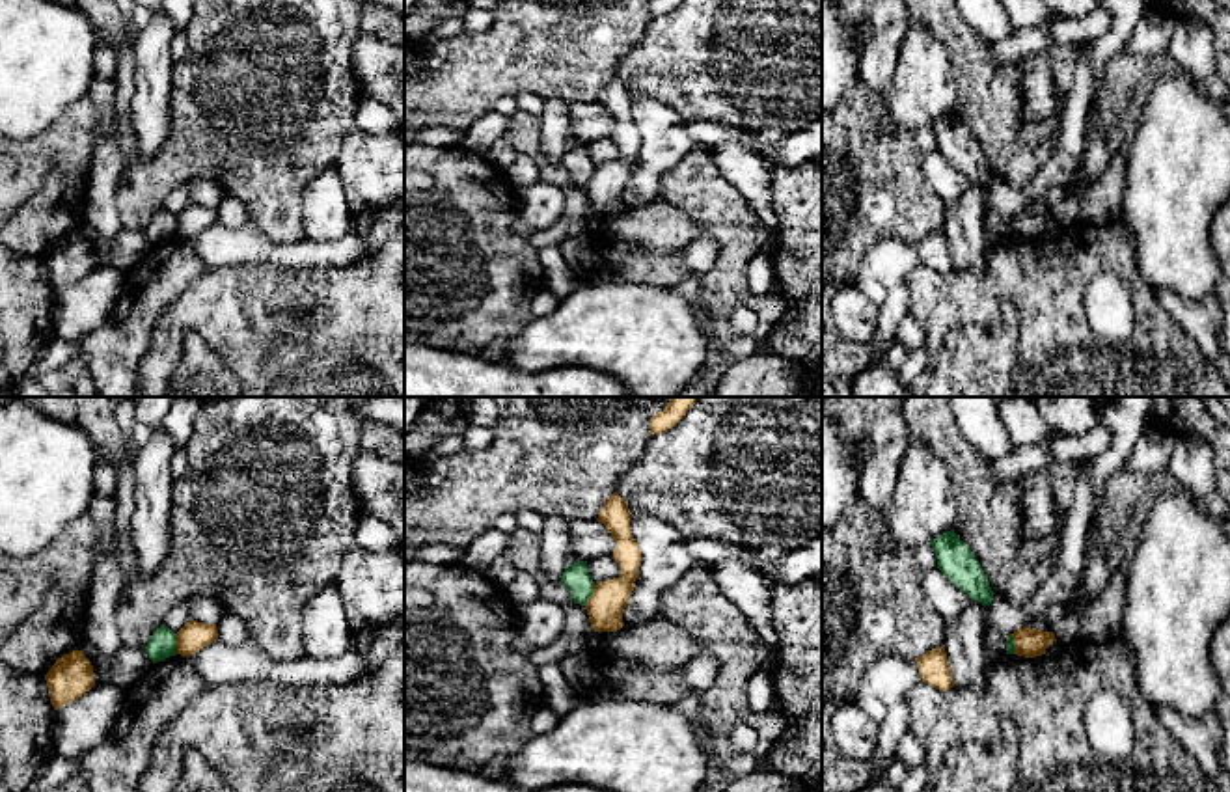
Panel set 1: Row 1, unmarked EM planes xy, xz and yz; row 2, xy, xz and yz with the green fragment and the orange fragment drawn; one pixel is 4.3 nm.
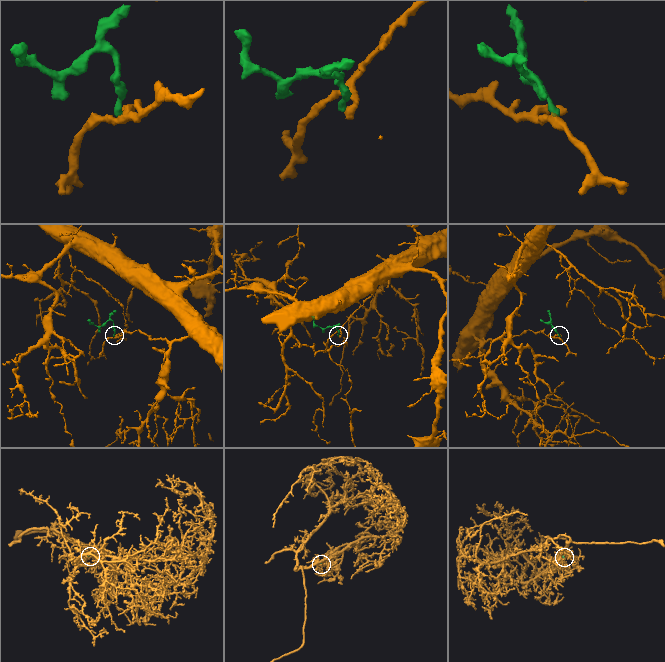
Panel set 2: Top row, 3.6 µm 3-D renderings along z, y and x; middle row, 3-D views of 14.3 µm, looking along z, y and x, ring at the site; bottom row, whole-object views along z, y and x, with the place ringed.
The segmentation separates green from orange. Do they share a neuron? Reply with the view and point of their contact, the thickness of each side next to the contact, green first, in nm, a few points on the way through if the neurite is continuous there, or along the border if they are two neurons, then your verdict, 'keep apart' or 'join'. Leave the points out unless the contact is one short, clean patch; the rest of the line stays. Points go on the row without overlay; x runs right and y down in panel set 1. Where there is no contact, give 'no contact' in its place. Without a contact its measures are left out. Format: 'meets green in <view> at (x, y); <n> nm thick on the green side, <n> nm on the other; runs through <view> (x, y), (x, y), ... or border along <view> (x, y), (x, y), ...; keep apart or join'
meets green in xz at (589, 177); 120 nm thick on the green side, 160 nm on the other; border along xz (595, 166), (584, 187); keep apart

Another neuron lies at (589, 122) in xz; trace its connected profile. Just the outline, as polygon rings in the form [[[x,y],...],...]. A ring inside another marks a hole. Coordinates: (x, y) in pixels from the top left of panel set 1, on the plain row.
[[[570,102],[568,119],[572,125],[572,134],[580,143],[613,138],[615,123],[598,102]]]

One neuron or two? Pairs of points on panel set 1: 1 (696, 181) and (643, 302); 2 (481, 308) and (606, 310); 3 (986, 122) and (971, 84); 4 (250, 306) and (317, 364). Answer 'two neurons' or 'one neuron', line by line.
1: two neurons
2: two neurons
3: one neuron
4: one neuron

